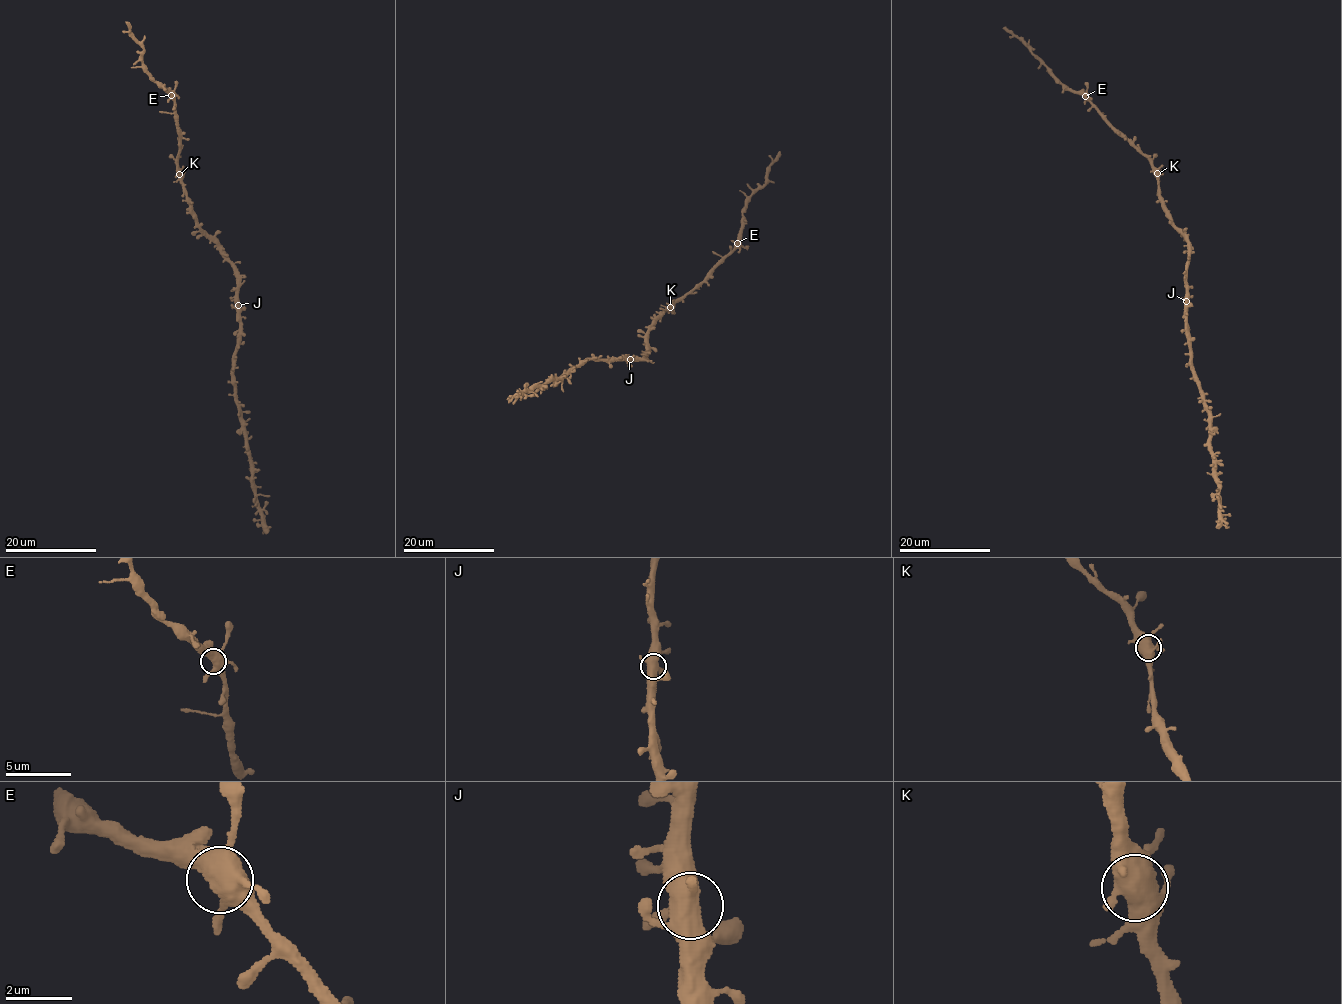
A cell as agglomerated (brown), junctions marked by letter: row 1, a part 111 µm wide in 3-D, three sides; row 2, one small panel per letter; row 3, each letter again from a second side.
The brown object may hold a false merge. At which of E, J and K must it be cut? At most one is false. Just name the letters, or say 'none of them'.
none of them

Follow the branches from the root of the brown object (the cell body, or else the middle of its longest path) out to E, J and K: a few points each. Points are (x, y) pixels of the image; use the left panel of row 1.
E: (213, 242), (200, 227), (177, 164), (179, 138), (170, 94)
J: (213, 242), (234, 271), (238, 305)
K: (213, 242), (198, 222), (179, 174)

